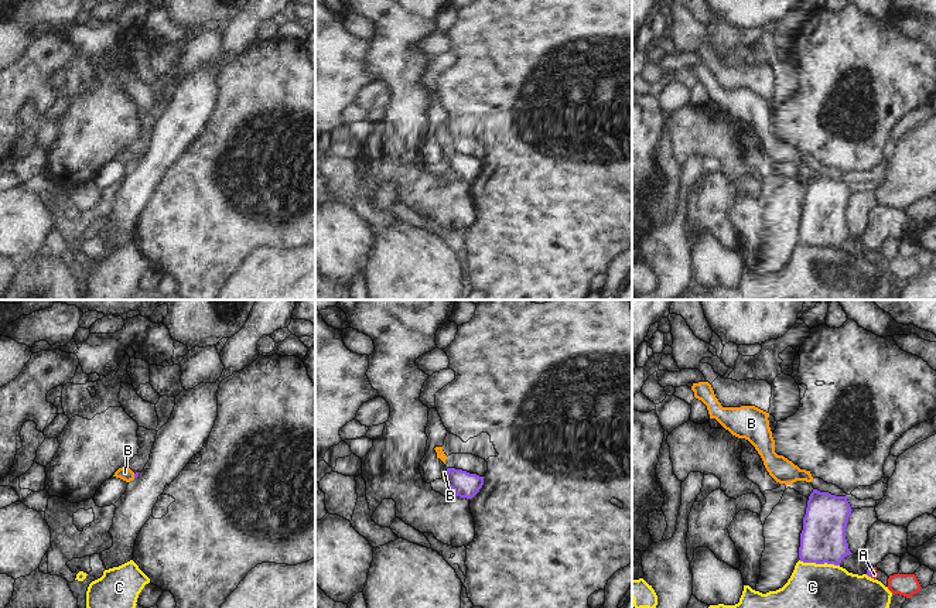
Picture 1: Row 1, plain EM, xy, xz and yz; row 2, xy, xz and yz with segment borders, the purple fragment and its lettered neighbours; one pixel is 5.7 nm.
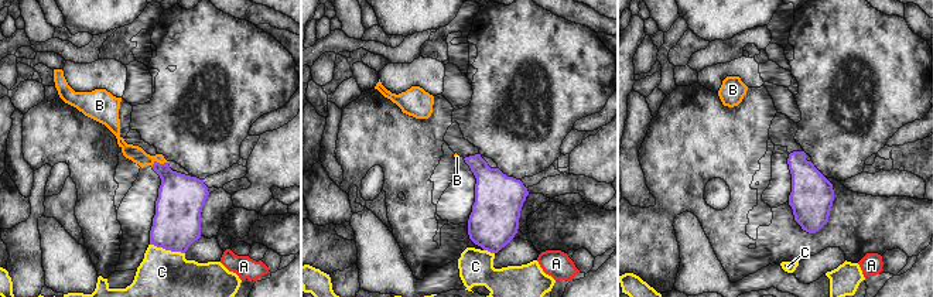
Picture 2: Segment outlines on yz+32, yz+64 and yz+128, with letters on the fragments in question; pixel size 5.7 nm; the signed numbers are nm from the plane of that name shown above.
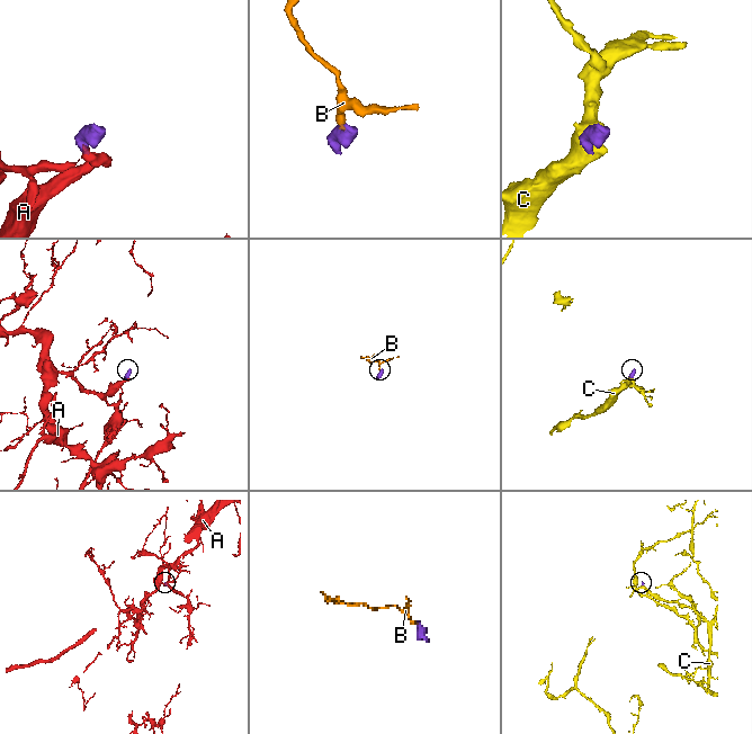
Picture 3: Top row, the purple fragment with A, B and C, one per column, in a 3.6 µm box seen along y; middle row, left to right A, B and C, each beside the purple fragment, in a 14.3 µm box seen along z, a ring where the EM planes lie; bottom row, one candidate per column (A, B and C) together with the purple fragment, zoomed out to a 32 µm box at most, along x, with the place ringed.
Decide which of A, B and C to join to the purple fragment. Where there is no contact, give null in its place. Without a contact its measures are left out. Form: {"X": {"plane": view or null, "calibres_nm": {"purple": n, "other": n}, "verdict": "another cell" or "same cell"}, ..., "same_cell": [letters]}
{"A": {"plane": "yz", "calibres_nm": {"purple": 40, "other": 40}, "verdict": "same cell"}, "B": {"plane": "xz", "calibres_nm": {"purple": 140, "other": 20}, "verdict": "same cell"}, "C": {"plane": "yz", "calibres_nm": {"purple": 260, "other": 260}, "verdict": "another cell"}, "same_cell": ["A", "B"]}

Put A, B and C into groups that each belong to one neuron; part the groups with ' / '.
A B / C

